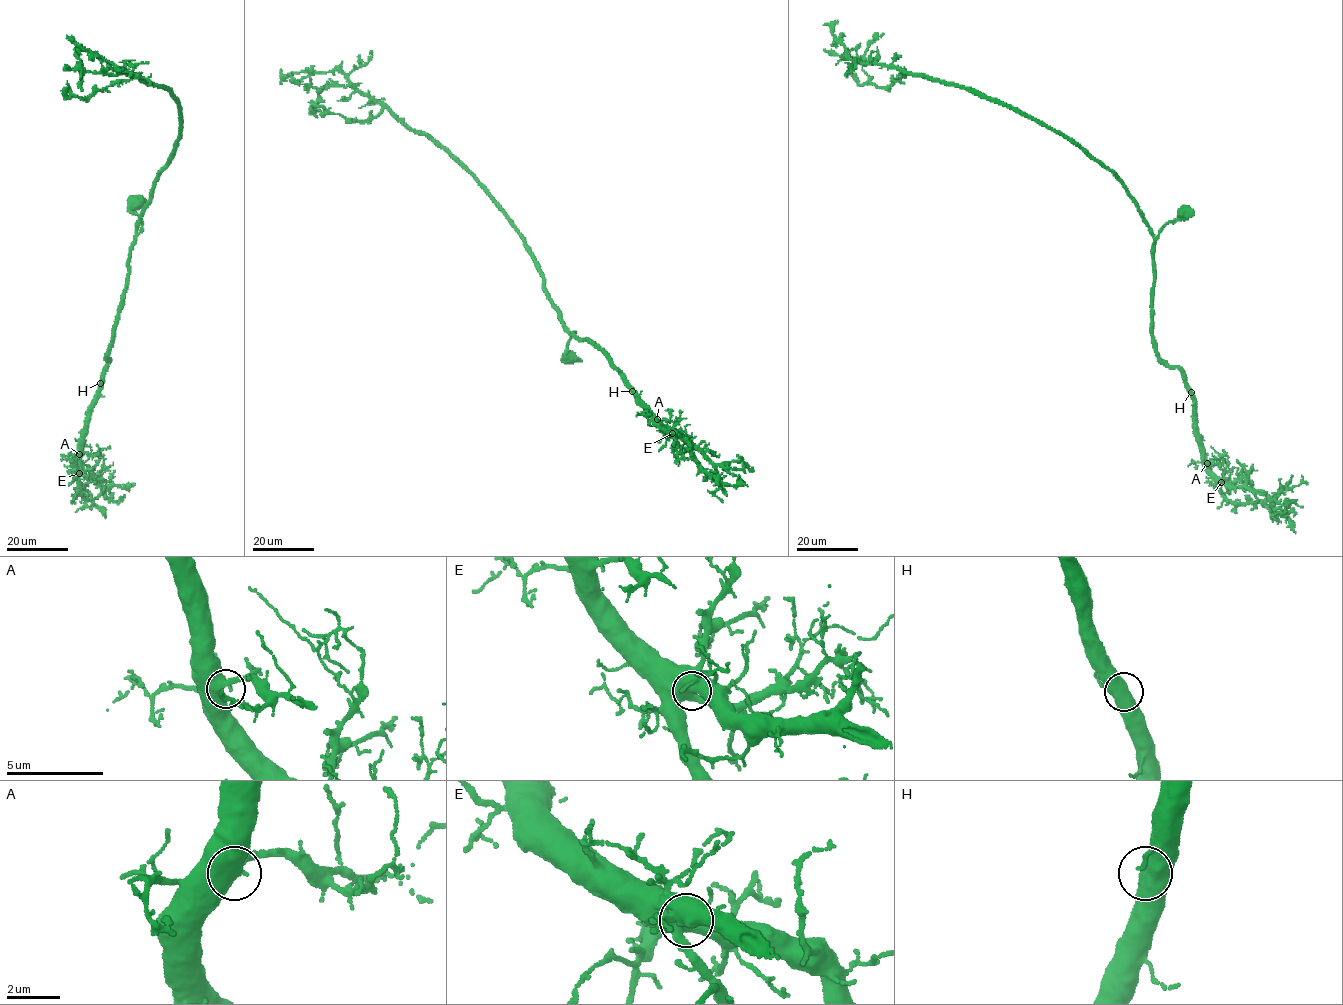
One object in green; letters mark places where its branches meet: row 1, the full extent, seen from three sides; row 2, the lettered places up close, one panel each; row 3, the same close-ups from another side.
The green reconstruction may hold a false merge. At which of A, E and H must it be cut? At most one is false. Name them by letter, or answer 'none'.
none

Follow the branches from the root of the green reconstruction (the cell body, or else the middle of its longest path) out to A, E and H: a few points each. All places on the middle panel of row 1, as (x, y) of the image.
A: (571, 359), (565, 351), (572, 332), (575, 338), (598, 344), (657, 419)
E: (571, 359), (565, 351), (572, 332), (575, 338), (598, 344), (657, 422), (672, 433)
H: (571, 359), (565, 351), (575, 332), (575, 338), (595, 342), (607, 353), (632, 391)

